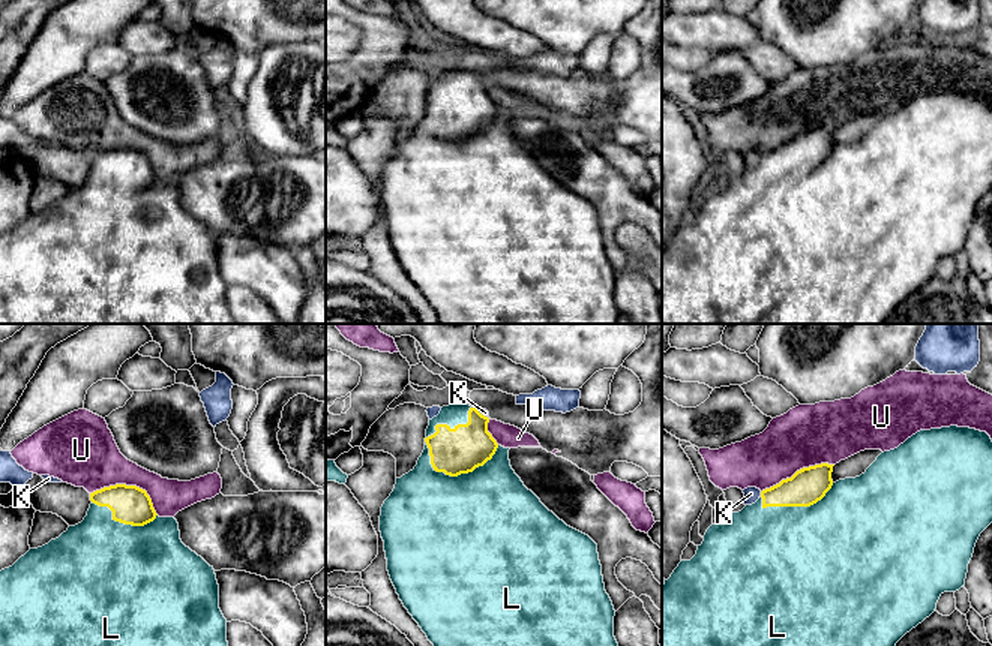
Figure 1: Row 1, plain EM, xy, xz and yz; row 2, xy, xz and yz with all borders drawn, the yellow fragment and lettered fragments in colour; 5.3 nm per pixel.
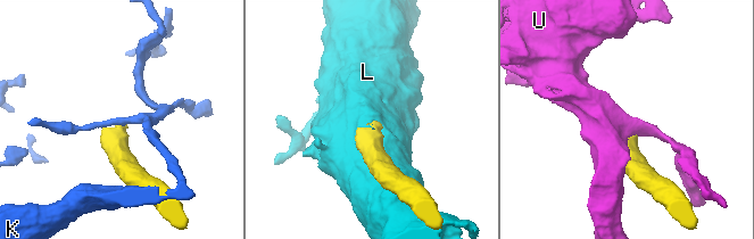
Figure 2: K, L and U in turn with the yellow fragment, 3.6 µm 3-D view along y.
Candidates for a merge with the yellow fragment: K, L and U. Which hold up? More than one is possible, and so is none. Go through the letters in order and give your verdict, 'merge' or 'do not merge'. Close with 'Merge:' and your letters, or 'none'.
K: do not merge
L: merge
U: do not merge
Merge: L

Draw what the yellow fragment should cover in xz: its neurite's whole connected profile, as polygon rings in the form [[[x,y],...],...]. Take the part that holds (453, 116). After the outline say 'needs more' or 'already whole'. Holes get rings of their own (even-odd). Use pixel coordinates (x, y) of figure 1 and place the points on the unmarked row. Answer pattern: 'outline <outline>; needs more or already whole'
outline [[[459,67],[459,69],[443,70],[440,78],[432,84],[429,84],[429,90],[426,93],[426,102],[425,102],[425,114],[419,121],[417,129],[408,138],[402,139],[401,142],[396,142],[393,156],[384,165],[380,180],[380,196],[384,205],[387,235],[396,253],[396,258],[399,259],[399,264],[402,265],[408,277],[413,280],[413,283],[419,288],[422,295],[426,298],[428,304],[434,309],[440,324],[617,324],[620,318],[620,312],[614,301],[615,274],[609,259],[605,255],[597,208],[588,199],[567,190],[552,175],[549,175],[531,154],[528,154],[524,150],[521,142],[515,138],[515,135],[510,130],[510,124],[509,124],[510,112],[504,112],[497,108],[497,105],[488,96],[488,87],[489,82],[482,79],[476,72],[471,72],[470,69]]]; needs more

